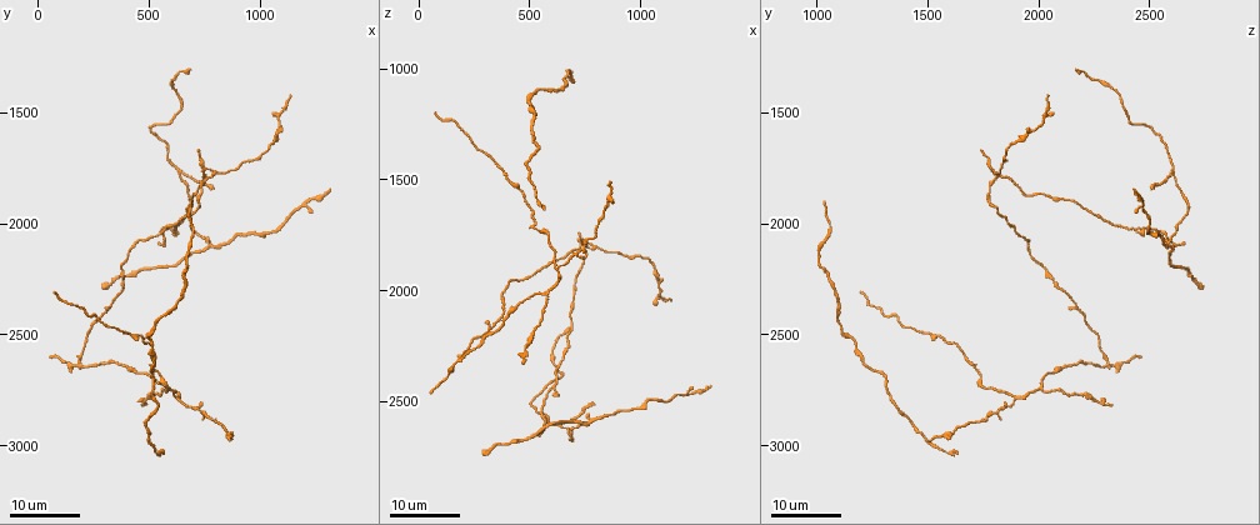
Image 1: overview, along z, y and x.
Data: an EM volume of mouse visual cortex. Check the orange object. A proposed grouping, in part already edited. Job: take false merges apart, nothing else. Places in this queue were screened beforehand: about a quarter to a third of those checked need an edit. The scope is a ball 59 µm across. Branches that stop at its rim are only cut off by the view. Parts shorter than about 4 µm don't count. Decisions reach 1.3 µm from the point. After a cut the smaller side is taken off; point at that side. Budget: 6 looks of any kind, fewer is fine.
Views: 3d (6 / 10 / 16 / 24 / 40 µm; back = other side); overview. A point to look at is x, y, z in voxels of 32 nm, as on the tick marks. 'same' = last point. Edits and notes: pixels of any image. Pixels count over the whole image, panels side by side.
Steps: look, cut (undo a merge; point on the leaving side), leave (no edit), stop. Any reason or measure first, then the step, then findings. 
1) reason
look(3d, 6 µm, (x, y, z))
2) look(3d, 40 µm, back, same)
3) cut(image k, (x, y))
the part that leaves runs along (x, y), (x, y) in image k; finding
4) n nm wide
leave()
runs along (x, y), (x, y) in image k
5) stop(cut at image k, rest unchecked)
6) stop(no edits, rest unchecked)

three arms meet
look(3d, 24 µm, (640, 2790, 1910))

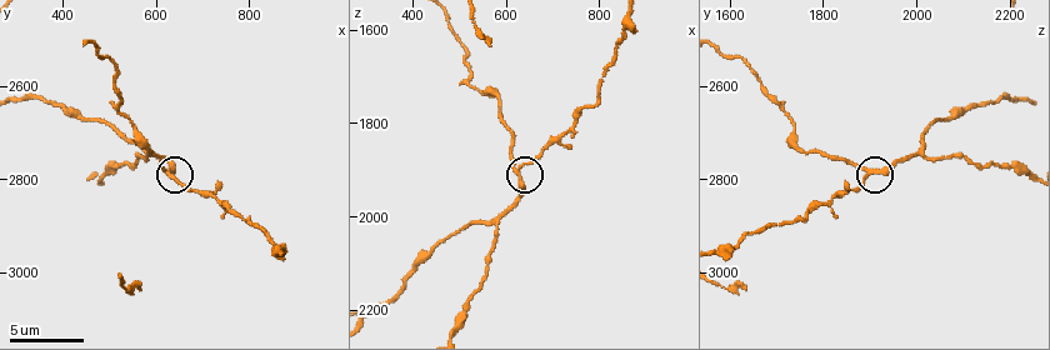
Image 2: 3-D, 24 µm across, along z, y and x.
closer look
look(3d, 6 µm, (630, 2790, 1890))

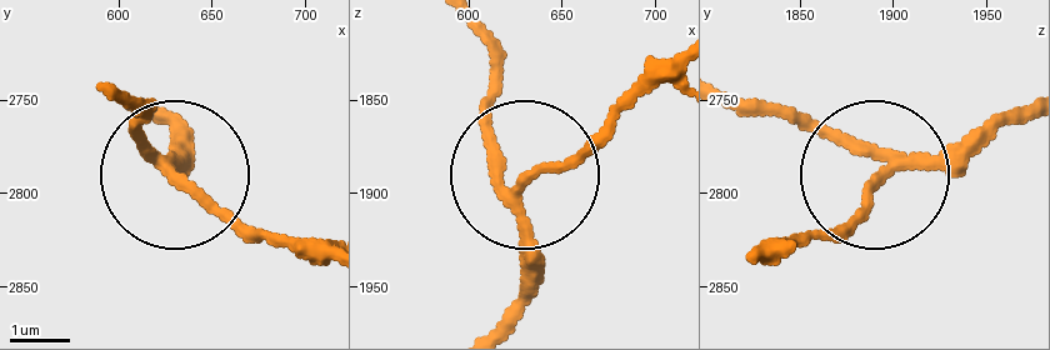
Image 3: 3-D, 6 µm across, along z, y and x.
3 arms
leave()
runs along (1028, 111), (998, 136), (883, 166), (809, 240) in image 3; continuous, no second neuron

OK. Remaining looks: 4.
branch point
look(3d, 10 µm, (585, 2745, 2010))

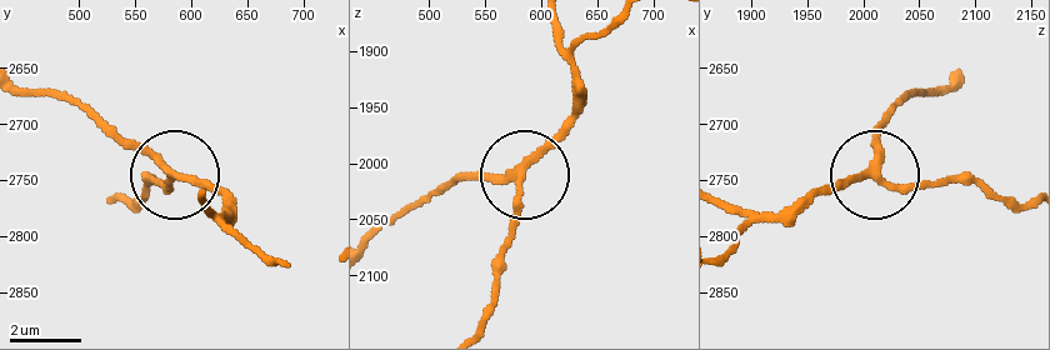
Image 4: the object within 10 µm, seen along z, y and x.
look(3d, 6 µm, (580, 2748, 2012))

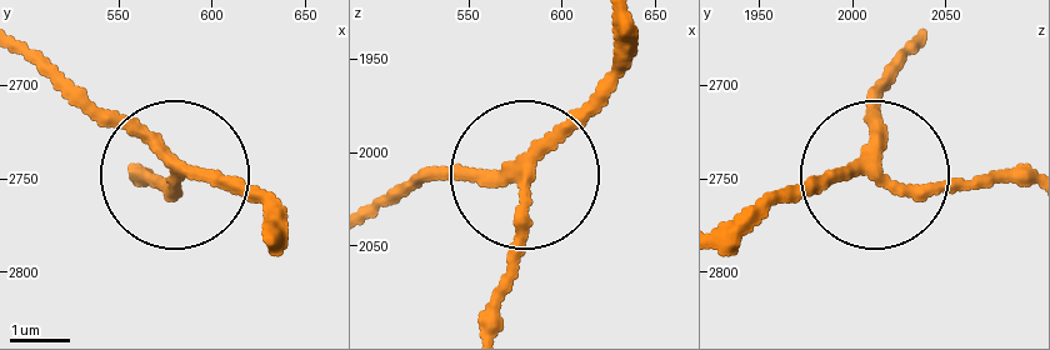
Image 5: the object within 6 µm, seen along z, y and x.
3 arms
cut(image 5, (518, 268))
the part that leaves runs along (529, 180), (499, 324) in image 5; two neurons meet here

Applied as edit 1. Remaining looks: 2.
four or more arms meet
look(3d, 16 µm, (770, 2090, 2580))

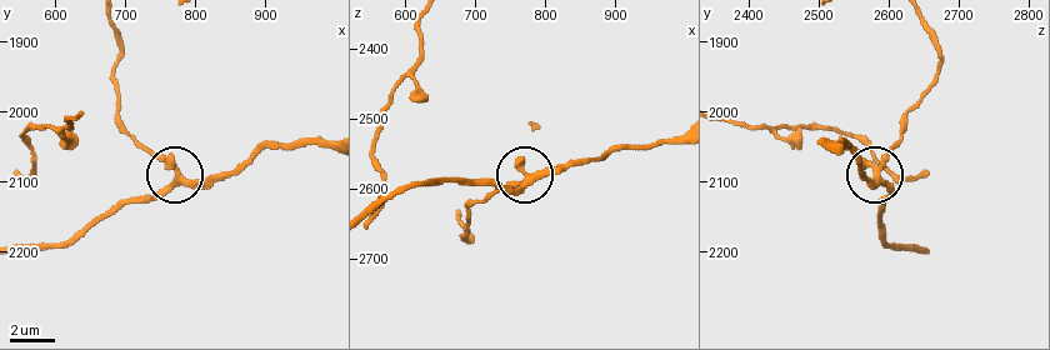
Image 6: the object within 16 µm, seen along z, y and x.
closer look
look(3d, 6 µm, (780, 2095, 2585))

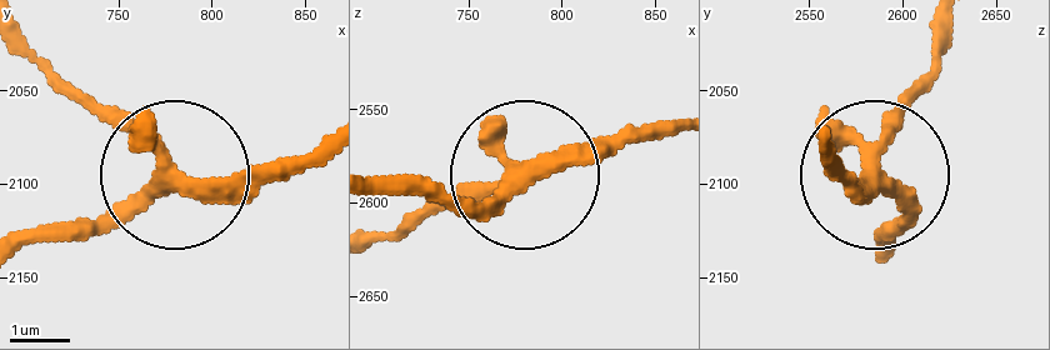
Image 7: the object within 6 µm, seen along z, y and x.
4 arms
leave()
one neuron here

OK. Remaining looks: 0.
stop(cut at image 5, rest unchecked)

